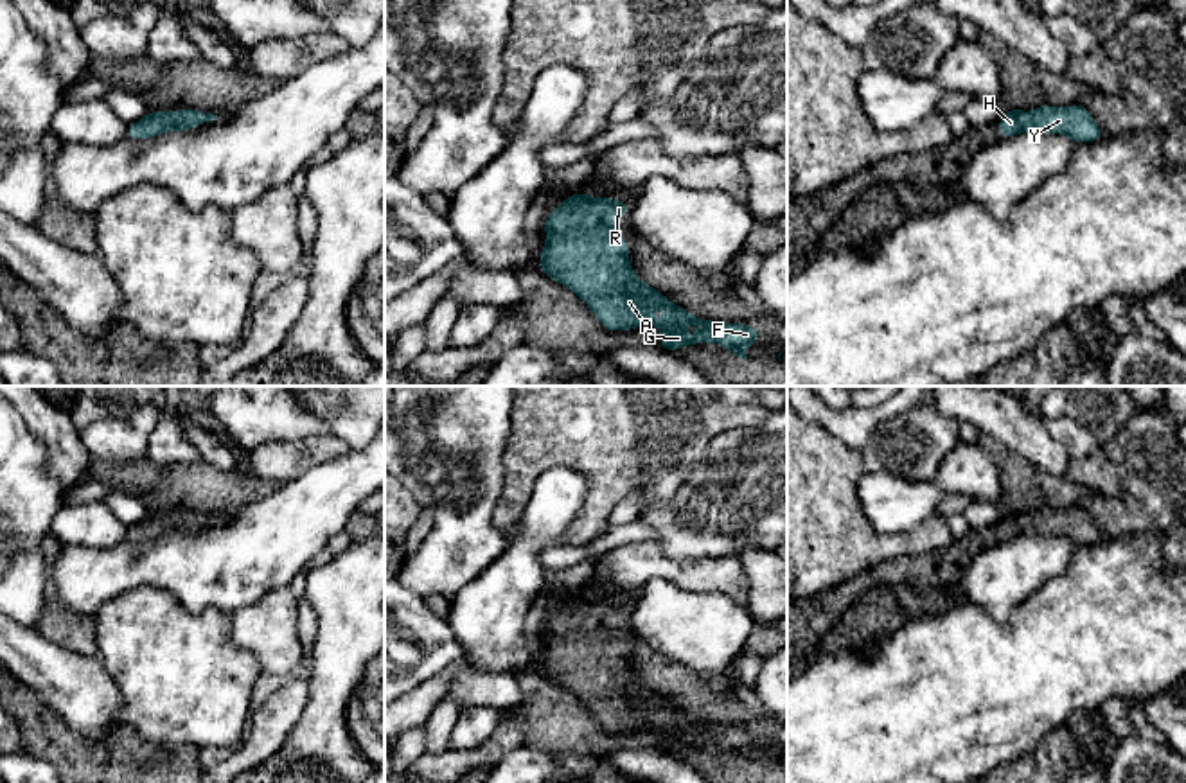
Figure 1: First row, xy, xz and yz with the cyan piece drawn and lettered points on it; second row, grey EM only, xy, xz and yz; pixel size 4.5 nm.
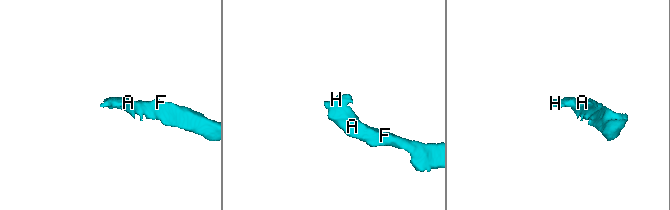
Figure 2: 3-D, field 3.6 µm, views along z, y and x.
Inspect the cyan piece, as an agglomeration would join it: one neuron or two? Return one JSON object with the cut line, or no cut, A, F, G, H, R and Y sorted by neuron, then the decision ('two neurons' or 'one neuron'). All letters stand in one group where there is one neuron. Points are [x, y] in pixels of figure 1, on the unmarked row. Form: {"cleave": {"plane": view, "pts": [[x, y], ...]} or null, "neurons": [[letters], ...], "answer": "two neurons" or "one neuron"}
{"cleave": null, "neurons": [["A", "F", "G", "H", "R", "Y"]], "answer": "one neuron"}

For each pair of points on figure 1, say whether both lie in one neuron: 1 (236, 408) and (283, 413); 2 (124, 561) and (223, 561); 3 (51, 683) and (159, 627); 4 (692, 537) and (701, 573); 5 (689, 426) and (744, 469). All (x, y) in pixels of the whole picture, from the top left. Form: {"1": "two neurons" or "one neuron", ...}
{"1": "one neuron", "2": "one neuron", "3": "two neurons", "4": "two neurons", "5": "two neurons"}

